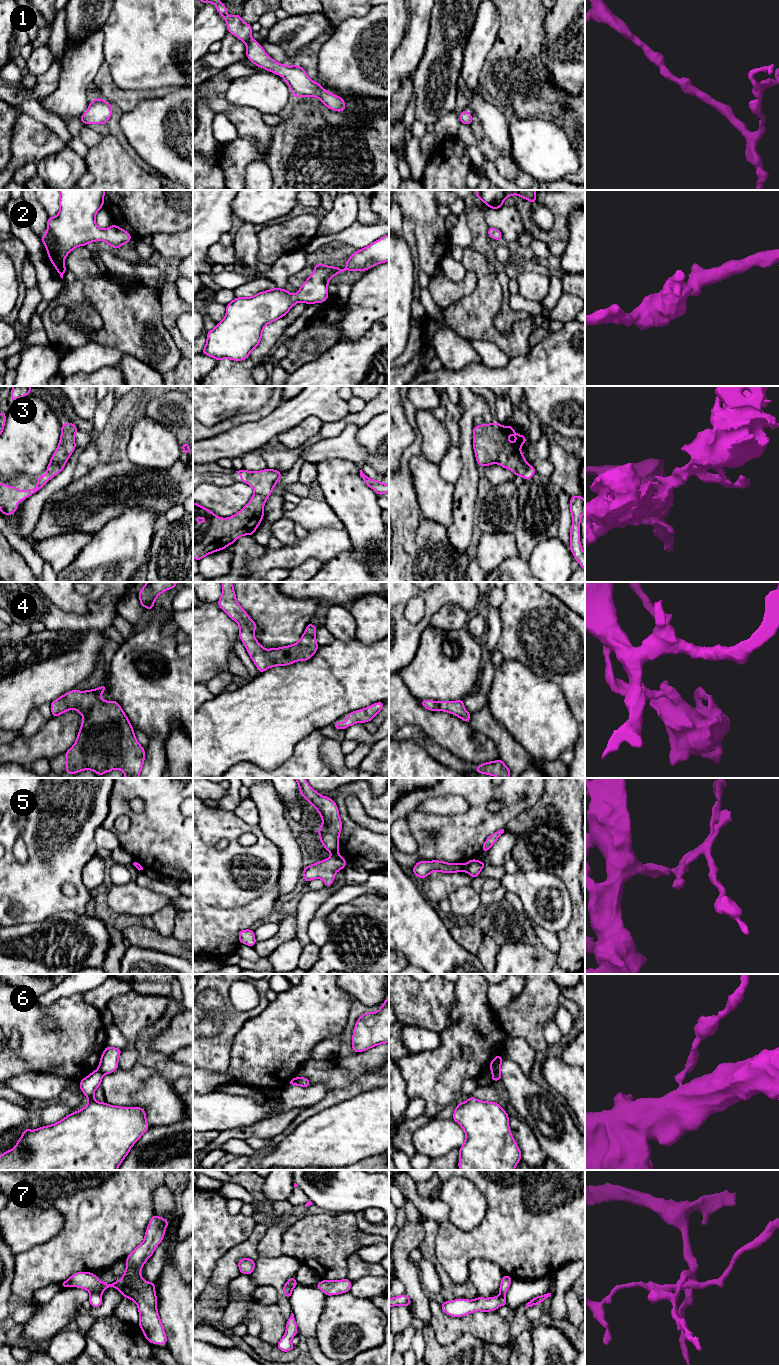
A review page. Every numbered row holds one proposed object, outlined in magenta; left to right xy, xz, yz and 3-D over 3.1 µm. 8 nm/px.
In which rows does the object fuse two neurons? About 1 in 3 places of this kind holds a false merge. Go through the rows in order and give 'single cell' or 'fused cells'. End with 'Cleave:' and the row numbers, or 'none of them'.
1: single cell
2: single cell
3: single cell
4: fused cells
5: fused cells
6: fused cells
7: fused cells
Cleave: 4, 5, 6, 7

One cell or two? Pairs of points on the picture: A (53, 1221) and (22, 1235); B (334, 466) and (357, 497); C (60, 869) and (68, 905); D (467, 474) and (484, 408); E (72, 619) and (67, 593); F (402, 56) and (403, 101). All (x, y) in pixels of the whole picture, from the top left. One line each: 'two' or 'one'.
A: one
B: one
C: one
D: one
E: two
F: two

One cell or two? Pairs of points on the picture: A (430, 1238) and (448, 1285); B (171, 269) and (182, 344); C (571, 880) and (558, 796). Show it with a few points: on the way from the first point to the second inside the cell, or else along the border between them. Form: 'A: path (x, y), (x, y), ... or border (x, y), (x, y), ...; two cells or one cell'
A: path (430, 1250), (430, 1254), (441, 1273); one cell
B: path (170, 288), (171, 325); one cell
C: path (572, 859), (573, 832), (564, 823), (564, 817); one cell

